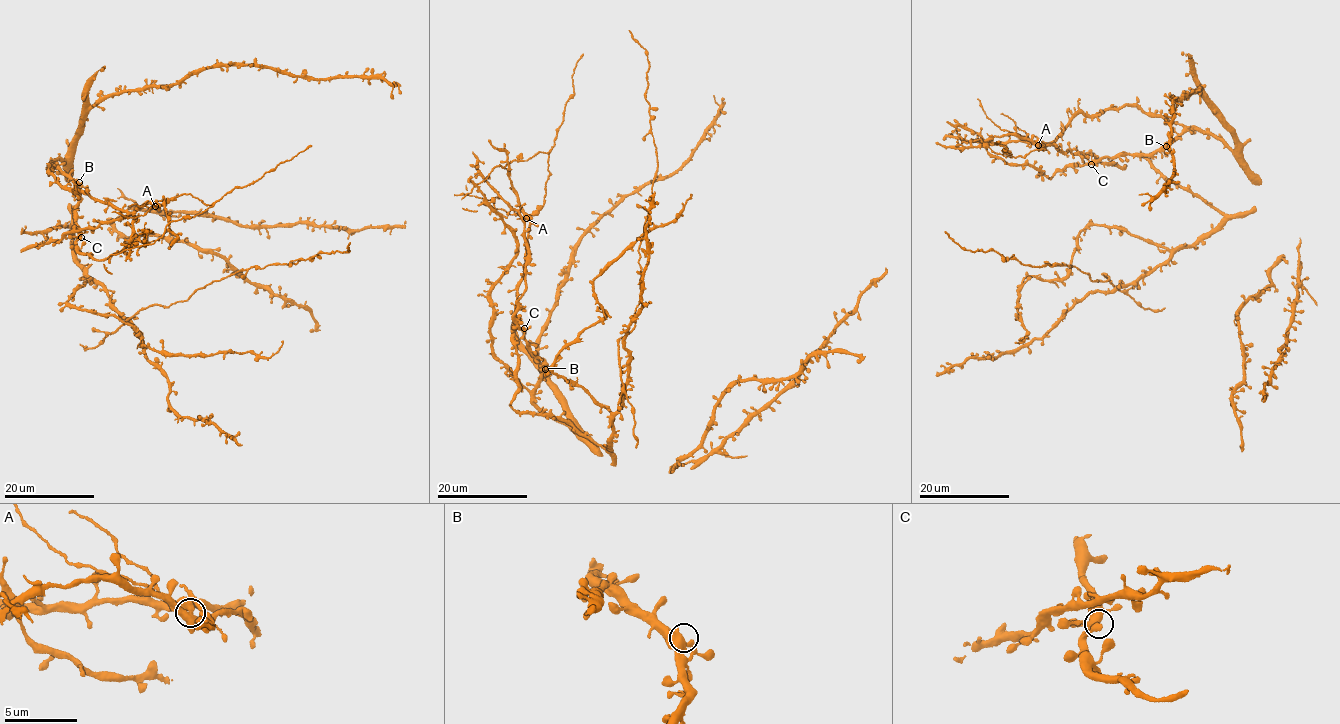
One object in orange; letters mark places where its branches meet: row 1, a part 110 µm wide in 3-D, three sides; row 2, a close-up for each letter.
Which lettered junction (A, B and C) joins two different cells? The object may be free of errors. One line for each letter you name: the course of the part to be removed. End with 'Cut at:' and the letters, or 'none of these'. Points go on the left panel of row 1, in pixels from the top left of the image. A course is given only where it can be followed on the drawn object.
Cut at: A

